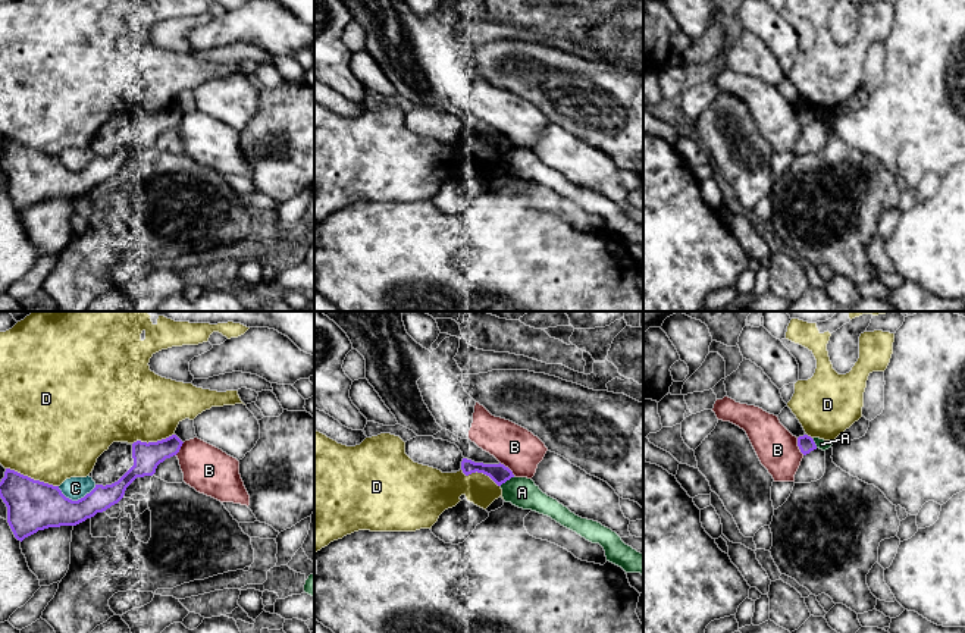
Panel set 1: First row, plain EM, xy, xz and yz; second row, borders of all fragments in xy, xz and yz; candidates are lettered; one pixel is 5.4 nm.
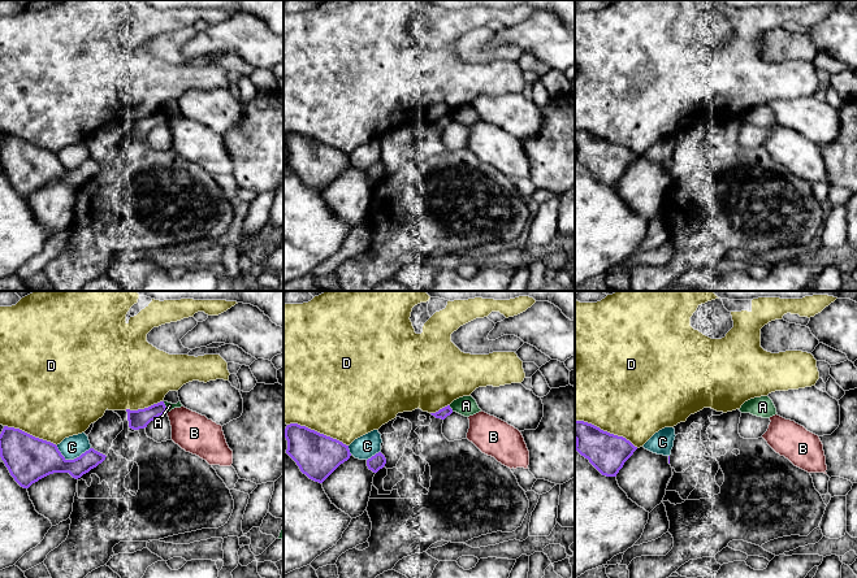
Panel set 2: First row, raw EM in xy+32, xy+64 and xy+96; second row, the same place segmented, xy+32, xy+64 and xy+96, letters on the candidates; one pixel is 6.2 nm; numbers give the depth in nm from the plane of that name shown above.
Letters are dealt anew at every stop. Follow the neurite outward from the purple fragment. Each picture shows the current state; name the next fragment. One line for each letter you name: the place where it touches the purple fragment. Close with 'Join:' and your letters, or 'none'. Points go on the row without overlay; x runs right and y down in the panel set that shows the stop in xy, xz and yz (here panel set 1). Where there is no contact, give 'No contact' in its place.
Join: none

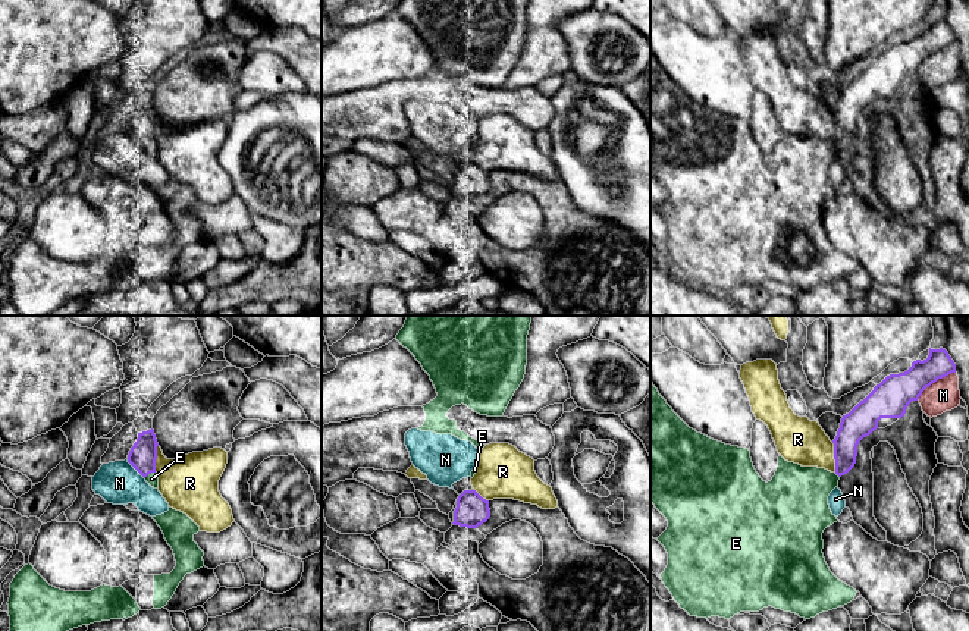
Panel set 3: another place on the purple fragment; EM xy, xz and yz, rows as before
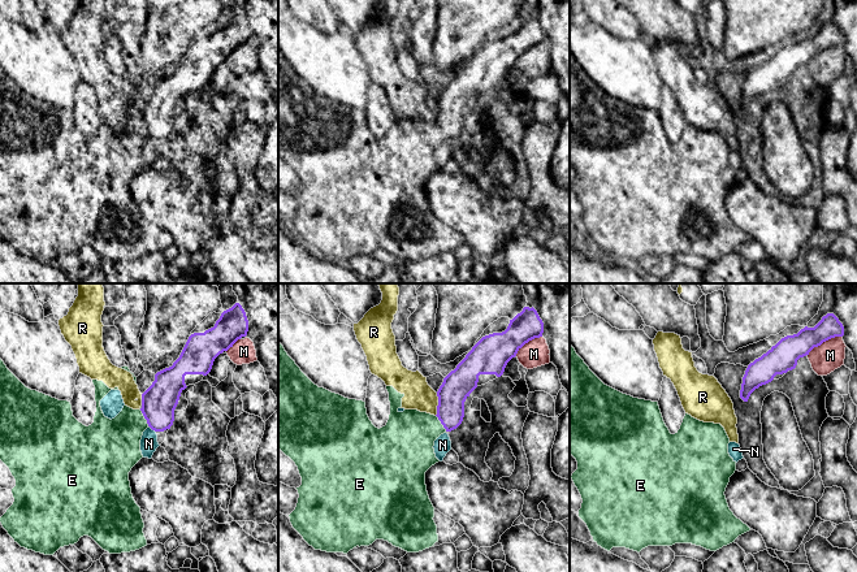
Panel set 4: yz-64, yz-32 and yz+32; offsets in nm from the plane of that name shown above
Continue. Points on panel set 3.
E: Touches purple at xy (149, 144)
Join: E

